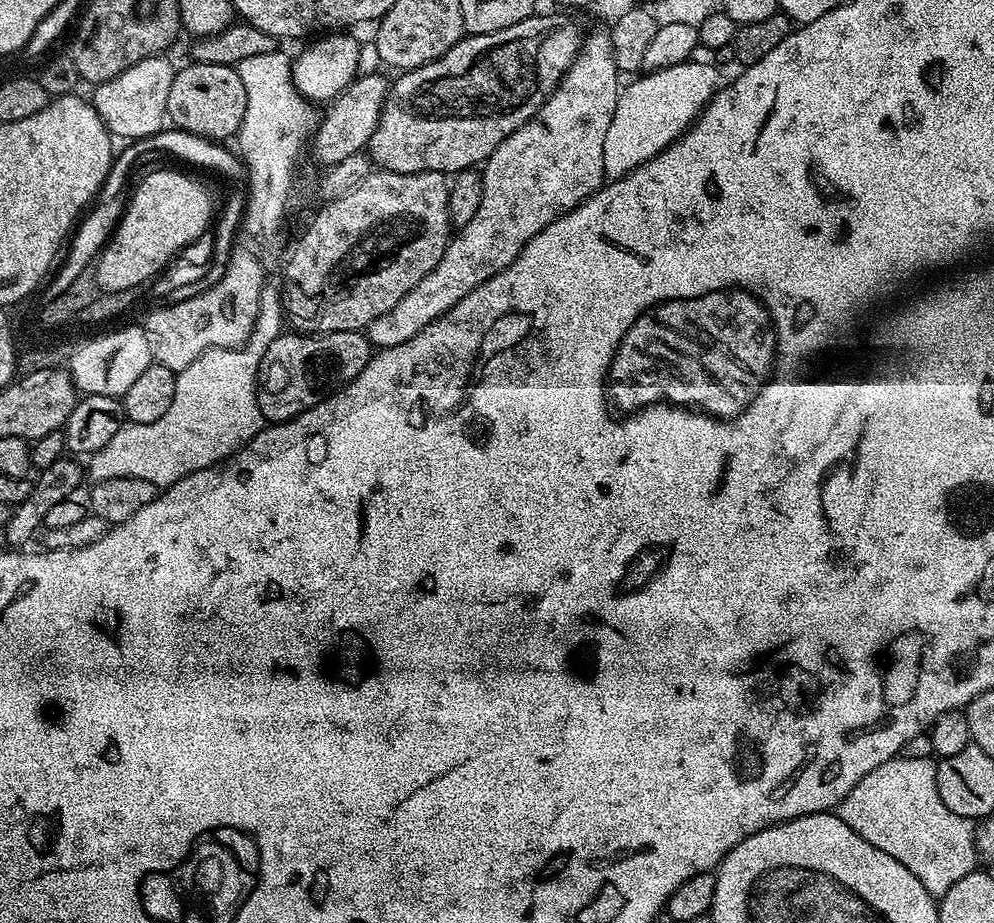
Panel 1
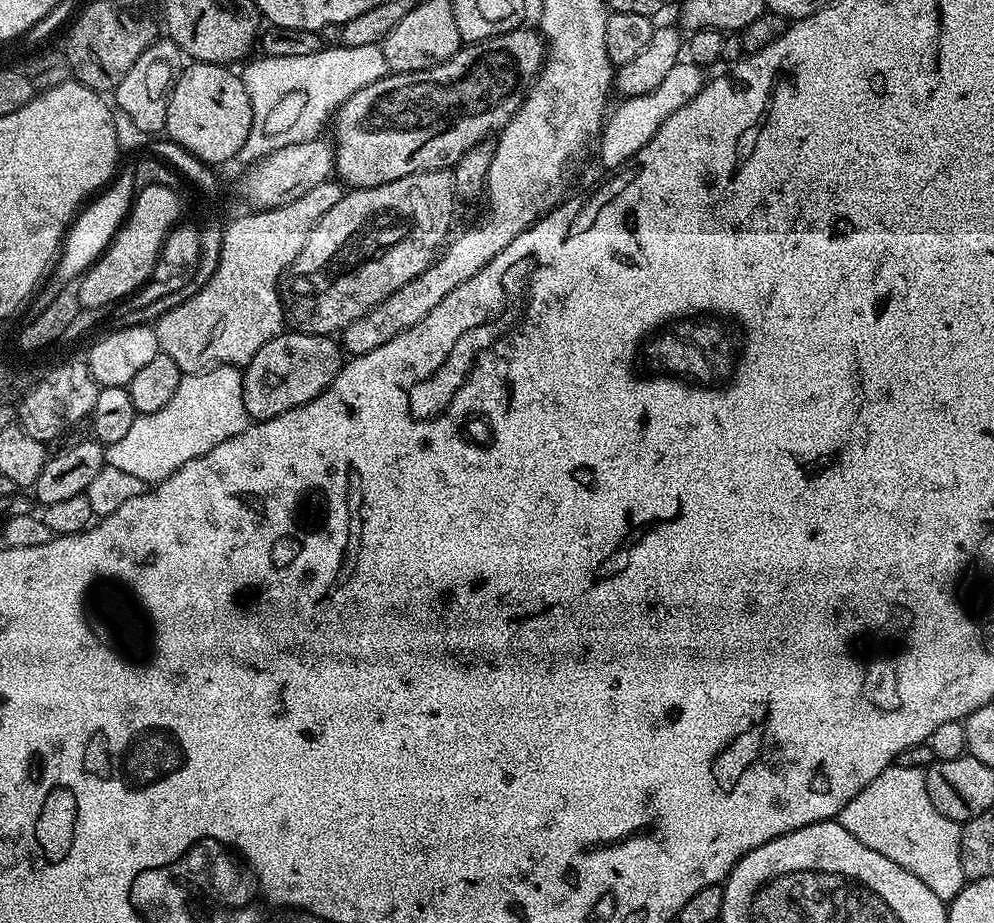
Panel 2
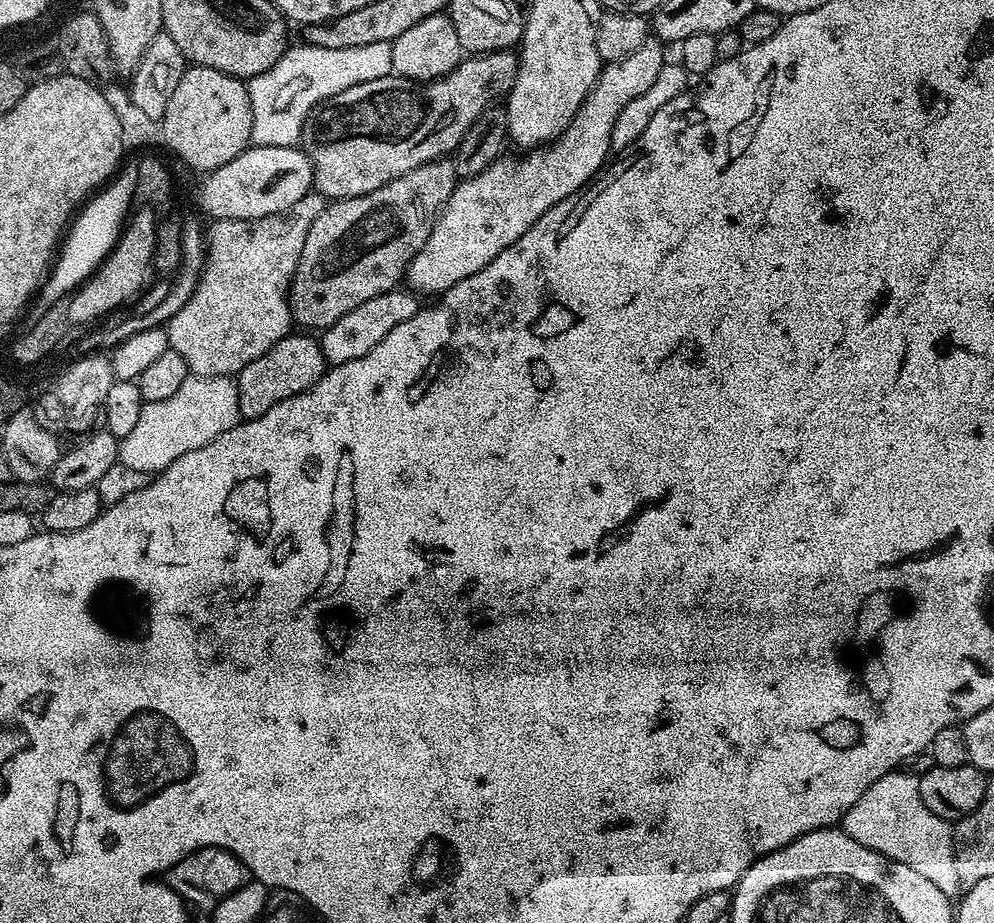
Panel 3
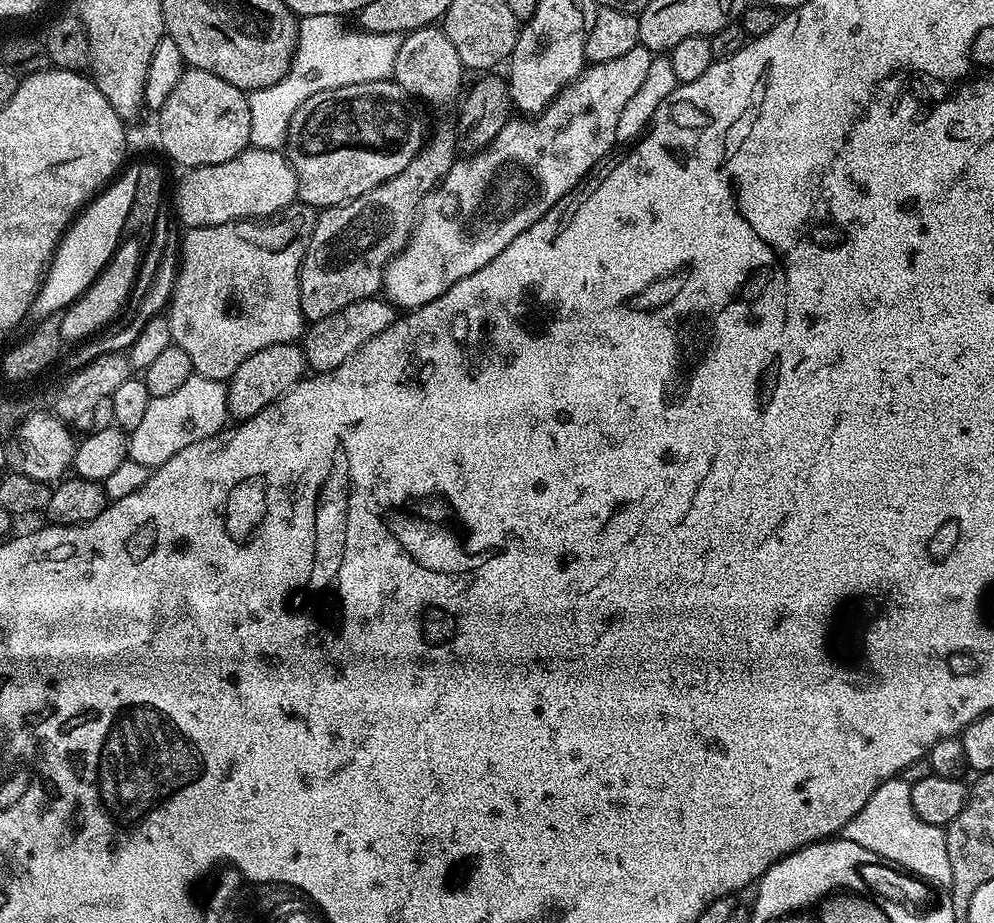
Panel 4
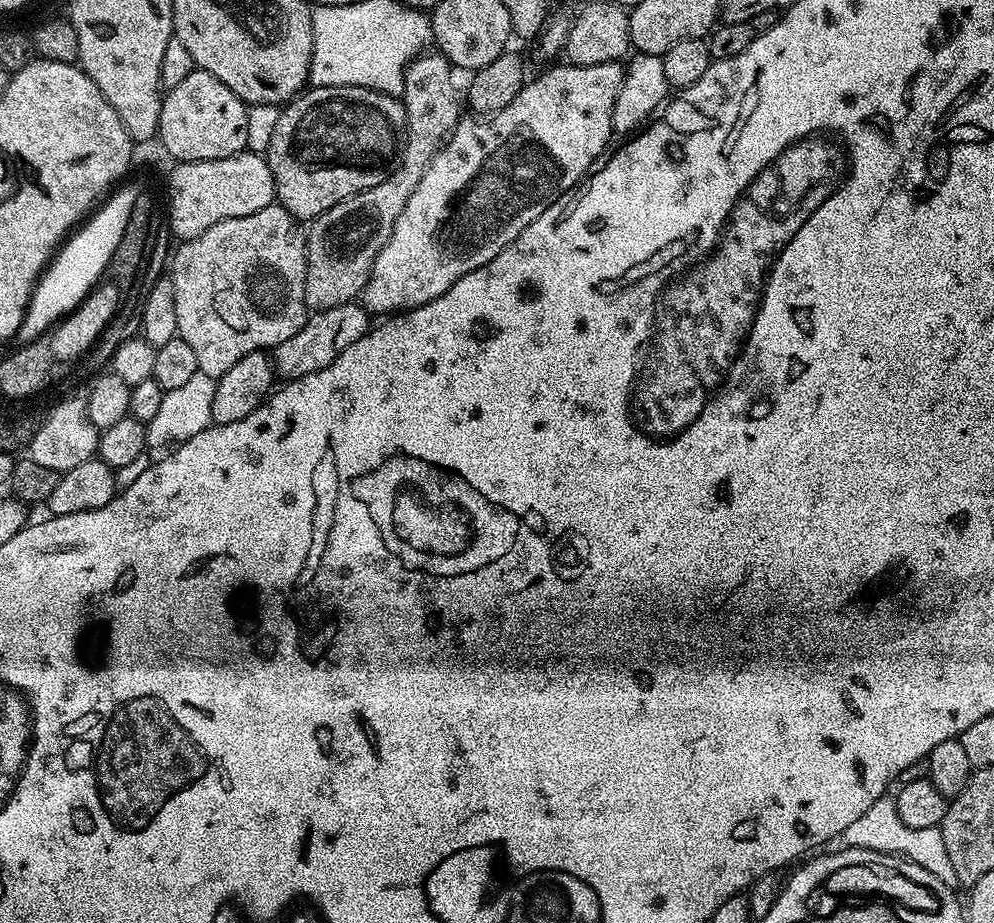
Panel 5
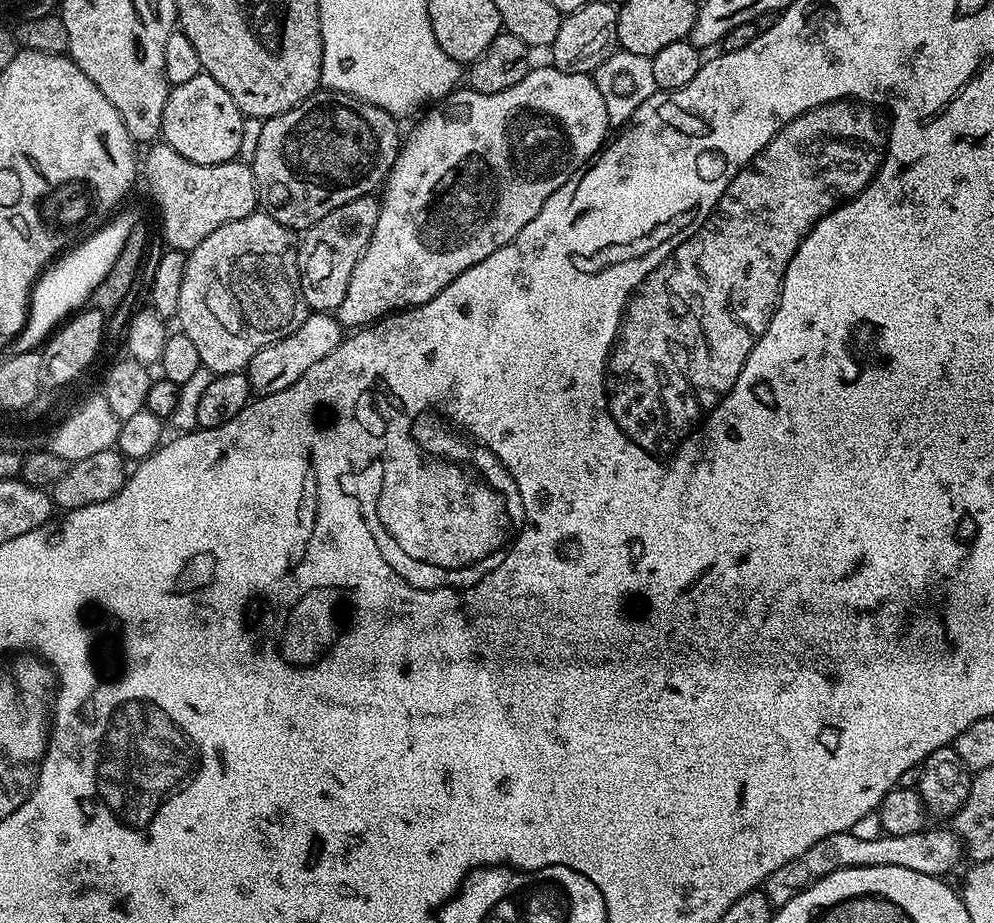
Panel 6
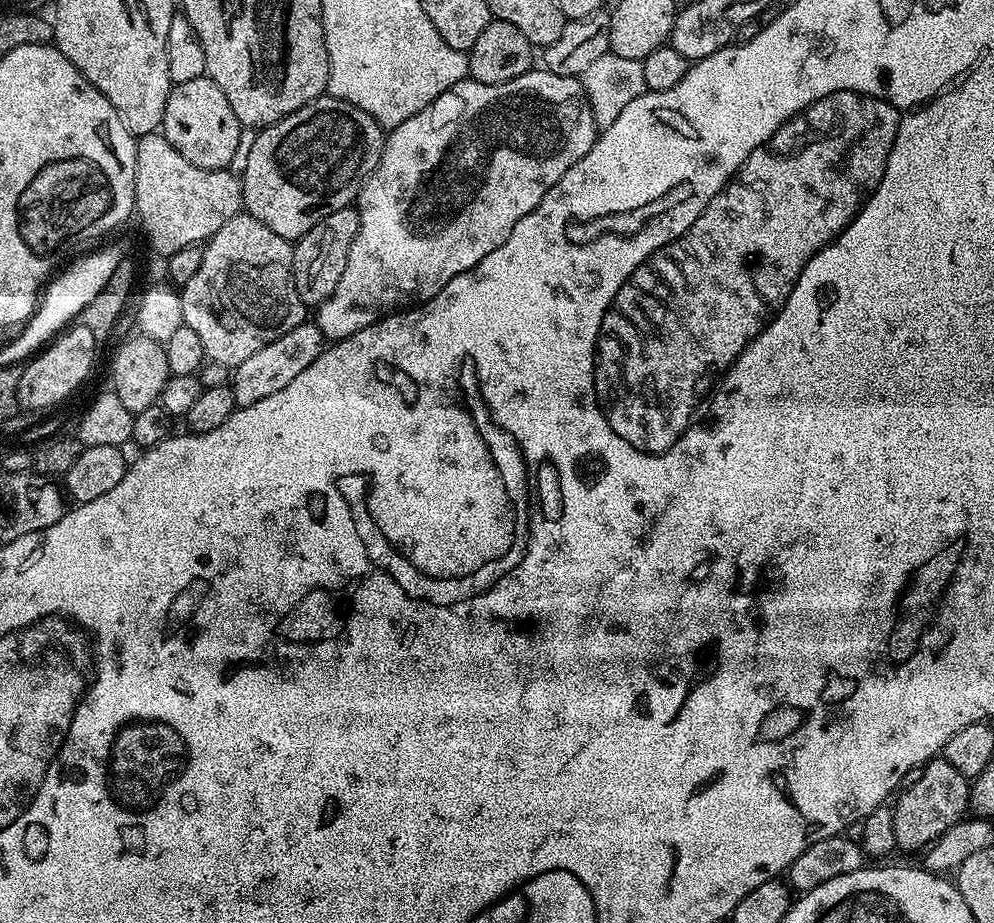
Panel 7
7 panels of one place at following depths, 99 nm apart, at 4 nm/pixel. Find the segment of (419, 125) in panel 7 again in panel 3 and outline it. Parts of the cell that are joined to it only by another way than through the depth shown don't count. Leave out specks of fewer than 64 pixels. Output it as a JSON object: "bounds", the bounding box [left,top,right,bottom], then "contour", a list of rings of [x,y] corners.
{"bounds":[406,38,666,294],"contour":[[[649,38],[646,42],[642,42],[642,46],[638,46],[638,50],[634,50],[634,54],[607,61],[600,69],[596,85],[590,89],[572,121],[547,147],[537,146],[525,151],[517,160],[508,156],[509,154],[501,155],[499,160],[486,166],[482,174],[461,179],[441,208],[440,215],[436,217],[436,225],[432,228],[430,238],[426,238],[426,246],[422,246],[422,250],[418,250],[418,254],[409,262],[406,273],[407,287],[416,294],[421,294],[420,292],[442,294],[450,290],[450,286],[482,270],[495,256],[502,254],[502,250],[518,242],[518,238],[522,238],[522,234],[526,234],[526,230],[530,230],[530,226],[534,226],[534,222],[538,222],[538,218],[542,218],[546,210],[555,208],[558,202],[575,197],[577,195],[575,192],[603,166],[604,159],[607,158],[608,152],[610,153],[614,122],[618,122],[622,106],[634,102],[638,94],[646,94],[646,90],[654,86],[658,70],[662,70],[662,66],[666,63],[664,48],[665,45],[661,41]]]}

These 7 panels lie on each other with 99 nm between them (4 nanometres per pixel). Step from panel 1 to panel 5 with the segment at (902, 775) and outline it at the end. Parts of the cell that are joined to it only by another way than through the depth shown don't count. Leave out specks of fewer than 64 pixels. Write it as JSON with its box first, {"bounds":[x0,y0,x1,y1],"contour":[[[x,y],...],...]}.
{"bounds":[842,794,956,886],"contour":[[[885,794],[861,814],[850,826],[846,826],[842,837],[843,843],[850,848],[865,848],[875,852],[886,852],[889,856],[898,856],[912,861],[913,864],[922,866],[922,870],[930,870],[934,878],[938,878],[944,884],[952,886],[956,884],[954,866],[946,855],[946,842],[942,842],[942,834],[939,828],[927,828],[926,830],[914,830],[914,826],[906,826],[902,818],[898,818],[895,799]]]}

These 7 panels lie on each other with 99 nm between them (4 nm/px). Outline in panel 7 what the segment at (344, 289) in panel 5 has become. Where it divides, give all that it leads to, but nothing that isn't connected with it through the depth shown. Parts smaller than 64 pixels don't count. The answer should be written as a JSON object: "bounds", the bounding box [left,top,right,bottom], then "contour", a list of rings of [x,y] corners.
{"bounds":[292,207,360,306],"contour":[[[355,207],[334,210],[334,214],[326,214],[314,230],[310,230],[303,238],[295,241],[292,249],[292,277],[298,290],[298,298],[302,298],[305,306],[319,306],[334,294],[334,288],[342,279],[342,270],[346,270],[346,262],[350,254],[350,246],[354,242],[354,234],[358,234],[360,216]]]}

